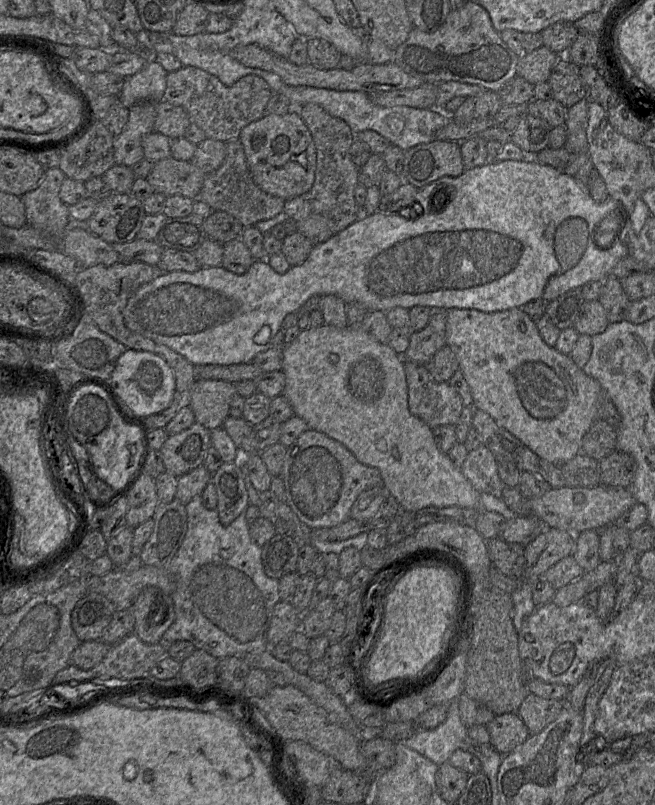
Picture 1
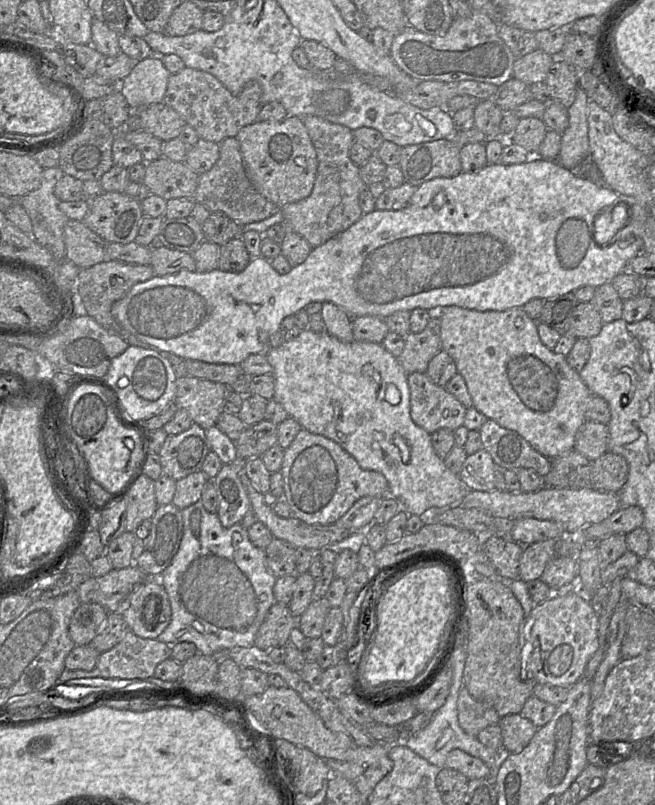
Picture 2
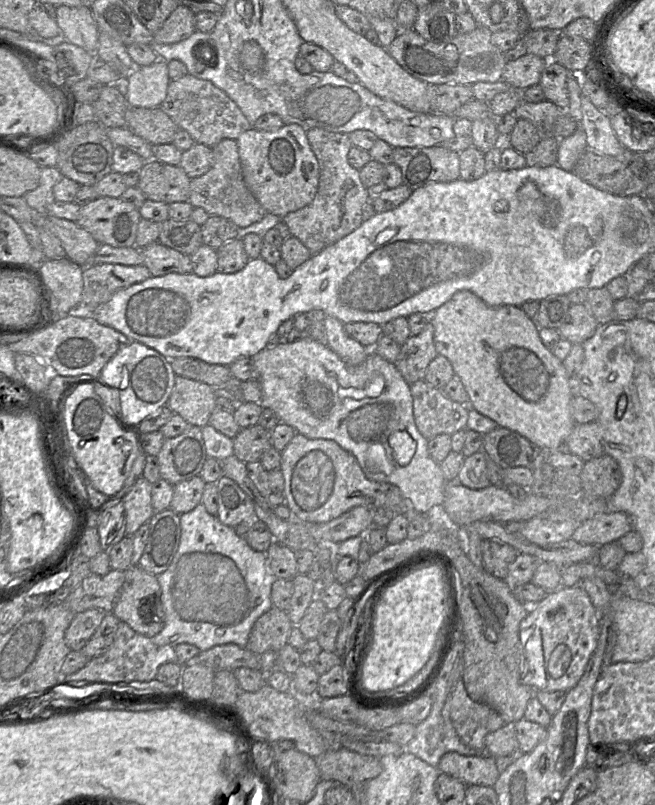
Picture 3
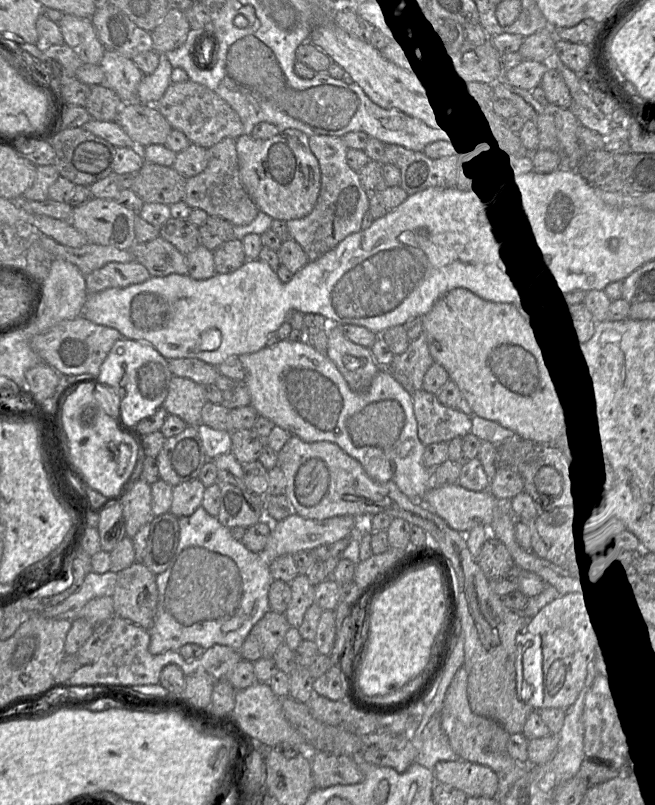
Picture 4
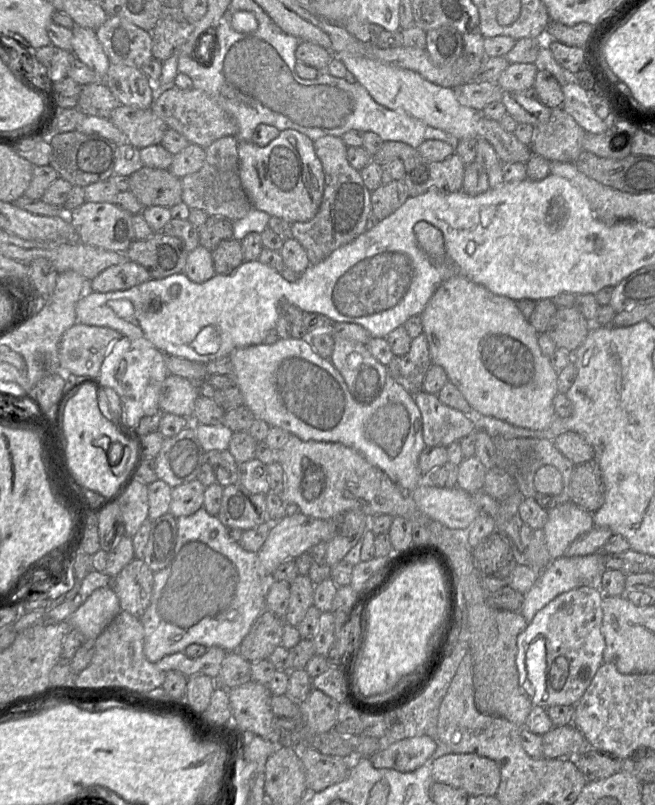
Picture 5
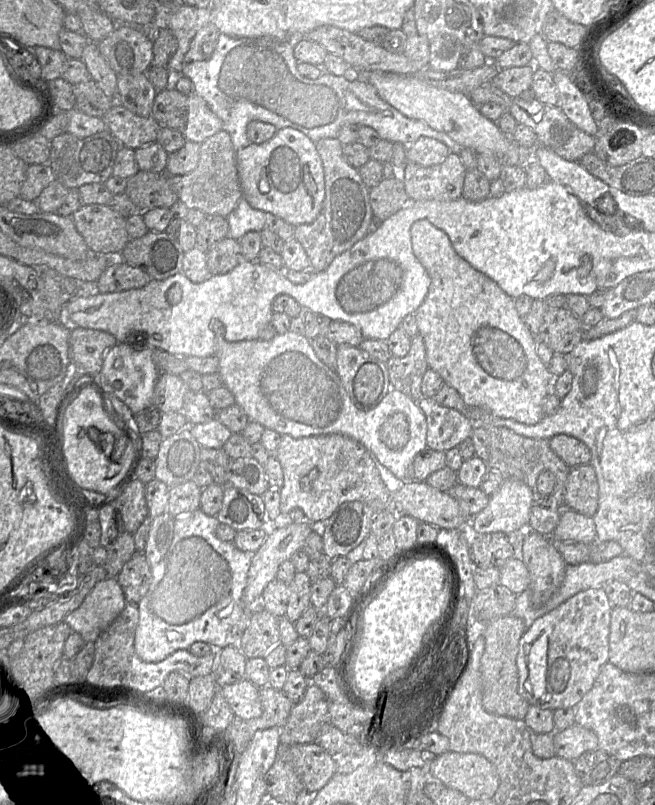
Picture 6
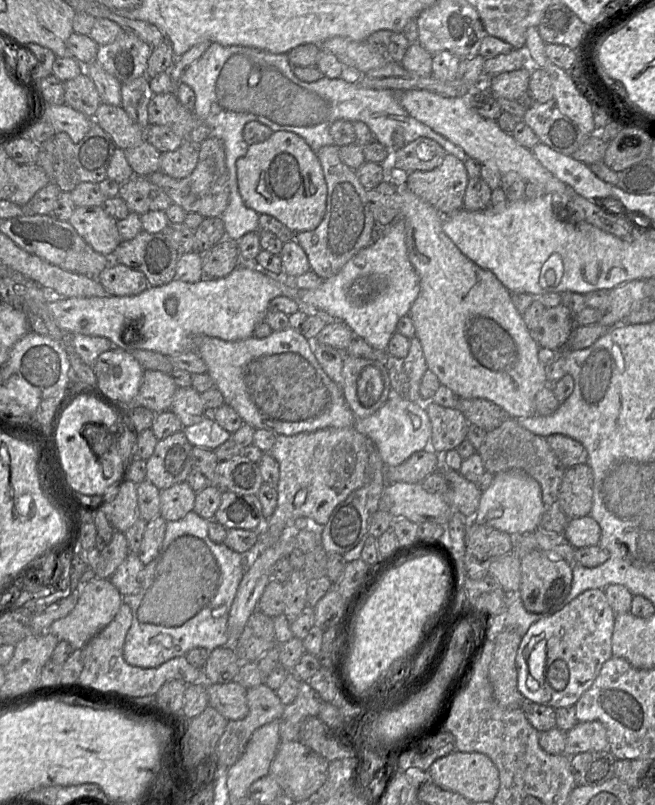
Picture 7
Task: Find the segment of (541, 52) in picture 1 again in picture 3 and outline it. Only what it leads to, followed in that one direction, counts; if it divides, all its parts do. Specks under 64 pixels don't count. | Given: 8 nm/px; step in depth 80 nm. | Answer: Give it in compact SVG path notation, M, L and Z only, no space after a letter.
M527 53L515 61L506 63L502 80L513 88L527 89L539 84L541 74L550 60Z

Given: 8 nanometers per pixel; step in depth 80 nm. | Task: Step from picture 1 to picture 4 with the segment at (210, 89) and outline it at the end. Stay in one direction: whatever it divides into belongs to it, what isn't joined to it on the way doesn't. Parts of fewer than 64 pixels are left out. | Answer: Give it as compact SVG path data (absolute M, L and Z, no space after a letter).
M191 80L171 83L154 105L171 125L185 134L190 143L209 149L226 137L234 140L244 134L244 126L236 111L220 96Z

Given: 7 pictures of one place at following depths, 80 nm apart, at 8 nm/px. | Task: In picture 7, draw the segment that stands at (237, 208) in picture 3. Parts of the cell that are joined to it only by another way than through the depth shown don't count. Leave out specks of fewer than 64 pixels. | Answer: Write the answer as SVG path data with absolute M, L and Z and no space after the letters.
M208 137L198 145L198 161L192 173L184 178L173 178L160 170L146 178L165 191L172 203L181 206L186 213L196 212L207 217L221 217L229 202L229 175L226 167L224 144Z

